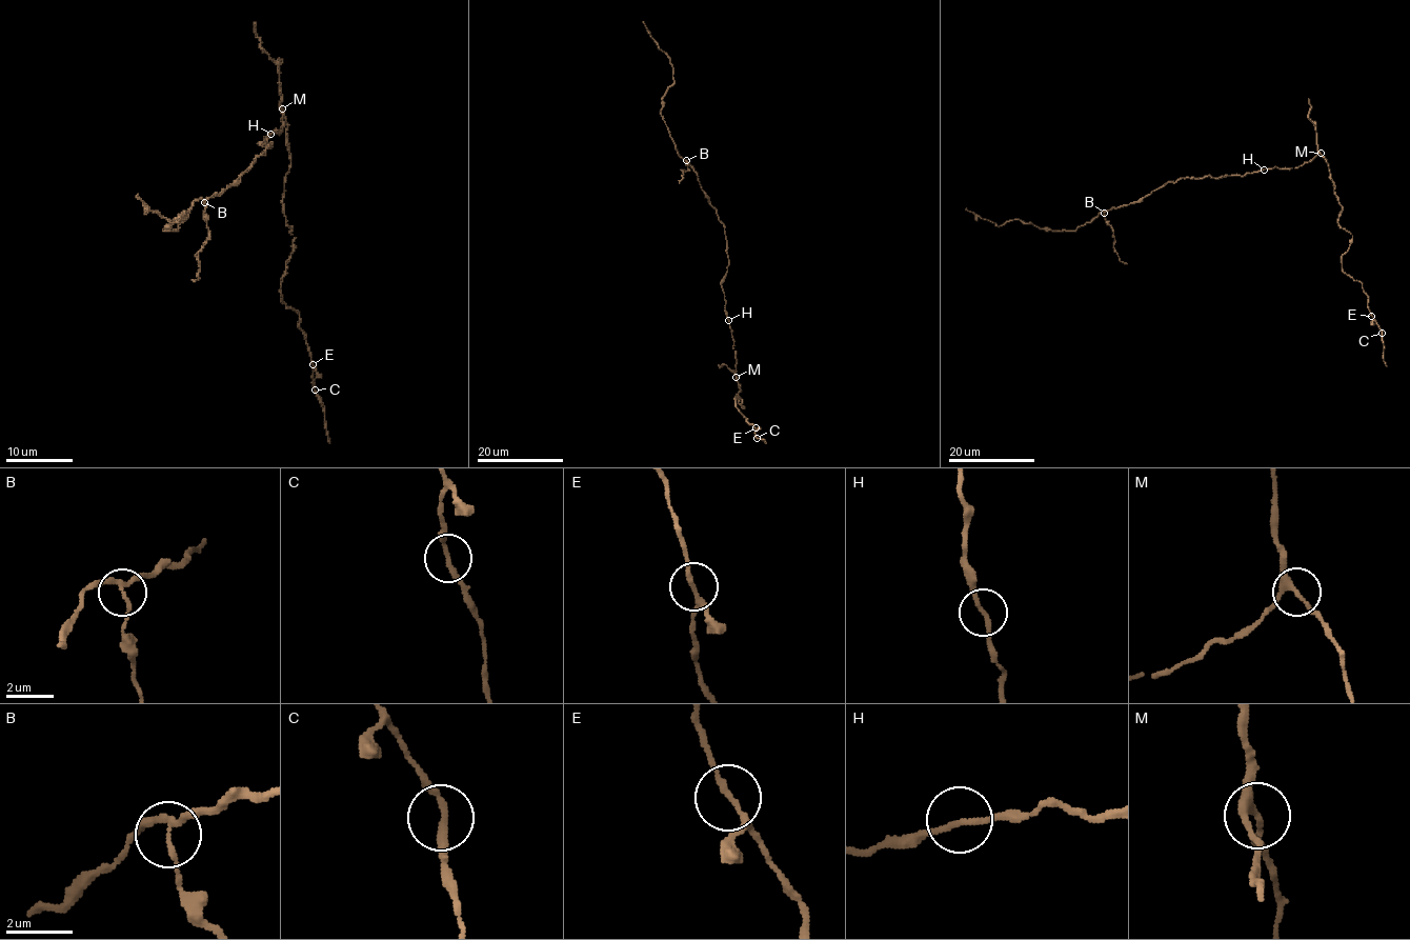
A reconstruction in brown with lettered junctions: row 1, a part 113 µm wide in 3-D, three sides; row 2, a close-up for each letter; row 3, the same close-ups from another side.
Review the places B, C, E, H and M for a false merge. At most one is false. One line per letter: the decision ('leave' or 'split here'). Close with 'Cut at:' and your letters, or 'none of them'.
B: split here
C: leave
E: leave
H: leave
M: leave
Cut at: B

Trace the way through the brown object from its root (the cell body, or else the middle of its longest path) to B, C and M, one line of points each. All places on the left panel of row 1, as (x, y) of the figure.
B: (265, 140), (259, 143), (265, 146), (270, 143), (270, 146), (232, 185), (203, 202)
C: (265, 140), (281, 132), (281, 108), (290, 160), (282, 207), (295, 238), (281, 300), (299, 315), (315, 390)
M: (265, 140), (276, 130), (278, 134), (281, 132), (282, 108)

